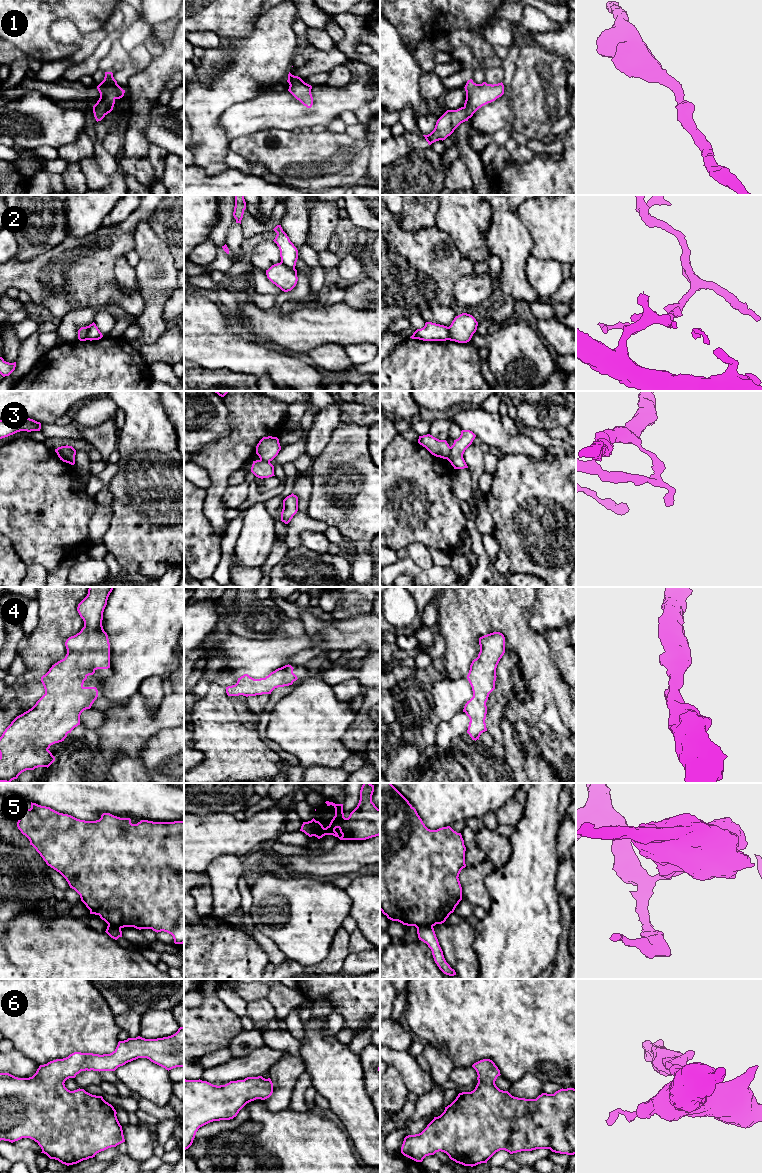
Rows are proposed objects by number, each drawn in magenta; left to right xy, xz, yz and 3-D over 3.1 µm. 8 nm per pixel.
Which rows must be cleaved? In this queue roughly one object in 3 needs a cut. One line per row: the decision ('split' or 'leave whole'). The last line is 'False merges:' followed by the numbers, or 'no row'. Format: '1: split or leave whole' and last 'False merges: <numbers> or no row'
1: leave whole
2: split
3: split
4: leave whole
5: split
6: leave whole
False merges: 2, 3, 5

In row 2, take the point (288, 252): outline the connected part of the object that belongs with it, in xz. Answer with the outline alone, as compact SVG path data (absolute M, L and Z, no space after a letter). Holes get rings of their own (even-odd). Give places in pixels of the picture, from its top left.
M277 225L273 230L277 233L273 241L279 247L281 263L289 268L295 268L298 259L297 248L283 231L281 225Z

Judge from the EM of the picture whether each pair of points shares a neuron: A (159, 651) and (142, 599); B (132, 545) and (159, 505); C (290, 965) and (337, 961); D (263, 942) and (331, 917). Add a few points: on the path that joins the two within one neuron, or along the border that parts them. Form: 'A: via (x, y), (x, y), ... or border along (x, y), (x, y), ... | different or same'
A: via (146, 638), (144, 636), (144, 612) | same
B: via (144, 542), (157, 529), (159, 517) | same
C: via (302, 968), (325, 968) | same
D: border along (253, 924), (268, 936), (286, 957) | different

